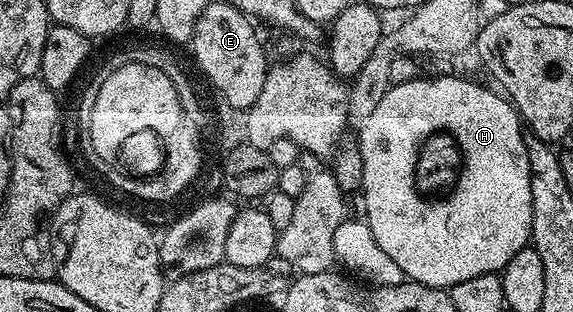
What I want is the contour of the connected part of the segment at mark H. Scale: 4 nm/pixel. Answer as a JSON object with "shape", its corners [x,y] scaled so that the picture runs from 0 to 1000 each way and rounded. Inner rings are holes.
{"shape":[[[735,240],[723,260],[679,279],[674,304],[667,304],[667,330],[660,330],[660,343],[653,343],[653,359],[639,369],[627,391],[625,487],[632,522],[637,683],[634,692],[660,788],[667,792],[689,843],[695,843],[714,901],[728,901],[743,920],[782,933],[791,913],[808,907],[813,894],[829,894],[832,881],[873,875],[883,856],[883,843],[890,843],[890,830],[904,817],[904,804],[923,795],[928,769],[928,628],[925,625],[925,497],[918,484],[914,455],[918,426],[911,410],[908,365],[901,359],[901,340],[887,321],[885,308],[874,304],[864,282],[859,285],[850,285],[831,260],[815,260],[810,247]]]}

